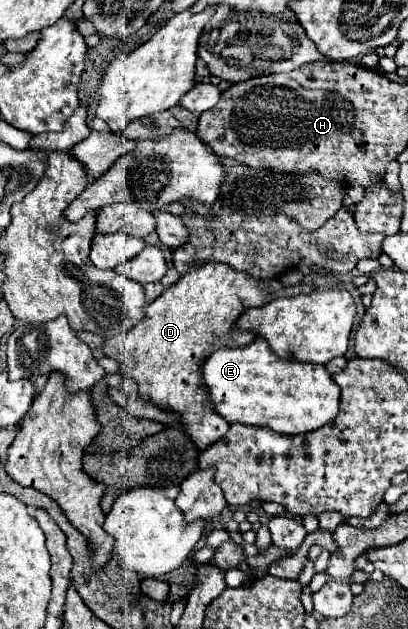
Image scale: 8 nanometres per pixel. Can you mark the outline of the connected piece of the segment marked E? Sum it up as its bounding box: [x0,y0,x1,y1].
[204,336,340,434]

